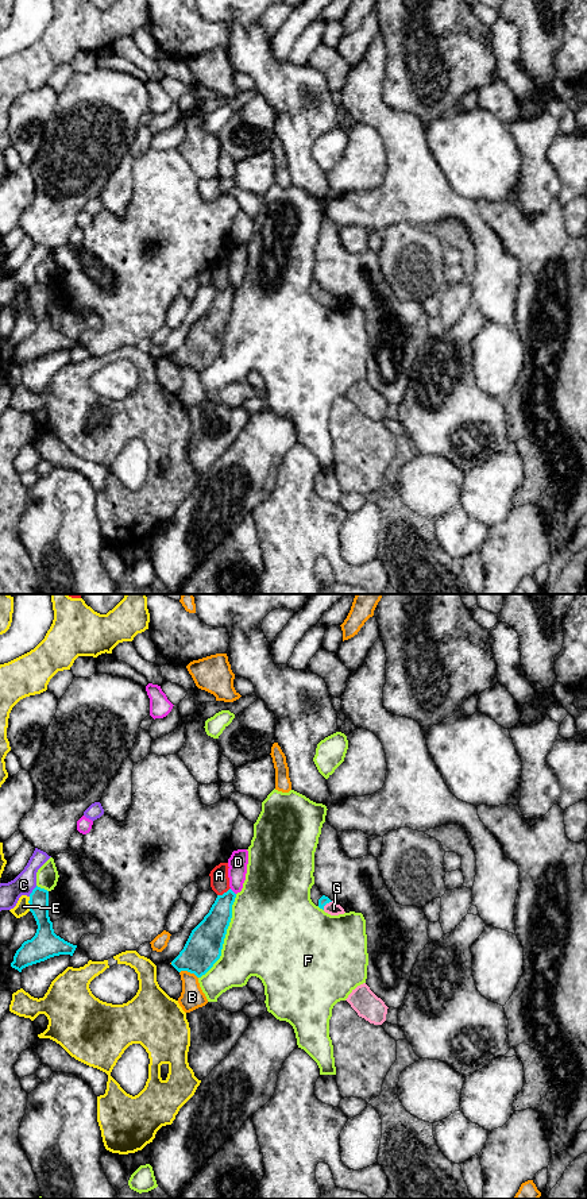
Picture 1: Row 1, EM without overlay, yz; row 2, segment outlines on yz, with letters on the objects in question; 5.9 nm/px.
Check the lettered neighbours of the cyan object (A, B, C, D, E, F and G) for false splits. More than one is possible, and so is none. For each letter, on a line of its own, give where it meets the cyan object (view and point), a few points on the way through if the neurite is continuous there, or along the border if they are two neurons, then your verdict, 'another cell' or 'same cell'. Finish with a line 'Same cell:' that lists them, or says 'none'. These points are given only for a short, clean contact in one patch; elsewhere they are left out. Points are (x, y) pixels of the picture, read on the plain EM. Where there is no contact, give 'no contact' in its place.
A: yz (224, 288) | another cell
B: yz (189, 366) | another cell
C: yz (33, 286) | another cell
D: yz (232, 286) | another cell
E: yz (29, 297) | another cell
F: yz (224, 332) | another cell
G: yz (327, 297) | across yz (323, 296), (327, 297), (333, 304) | same cell
Same cell: G

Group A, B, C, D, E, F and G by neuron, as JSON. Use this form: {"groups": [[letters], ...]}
{"groups": [["A"], ["B"], ["C"], ["D"], ["E"], ["F"], ["G"]]}

